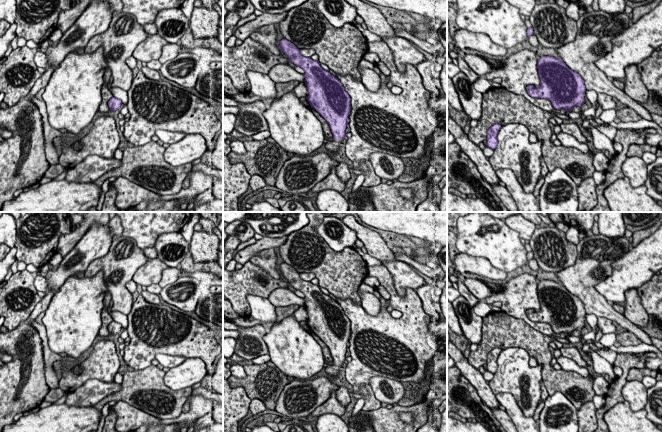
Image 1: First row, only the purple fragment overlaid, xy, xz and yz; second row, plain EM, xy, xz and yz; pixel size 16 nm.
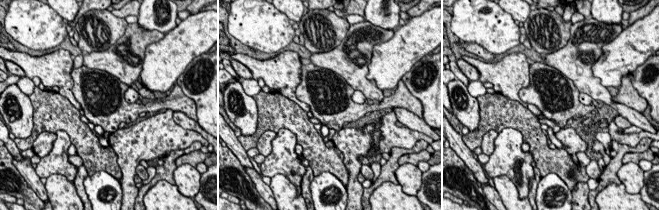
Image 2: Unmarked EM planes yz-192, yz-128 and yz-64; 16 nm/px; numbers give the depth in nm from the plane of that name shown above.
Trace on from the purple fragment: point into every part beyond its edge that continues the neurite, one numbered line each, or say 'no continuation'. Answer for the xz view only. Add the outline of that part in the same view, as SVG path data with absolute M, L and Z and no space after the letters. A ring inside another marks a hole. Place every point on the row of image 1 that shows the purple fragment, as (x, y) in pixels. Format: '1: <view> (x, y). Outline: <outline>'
1: xz (333, 146). Outline: M334 140L334 141L330 141L328 142L325 147L328 149L328 151L330 151L333 154L336 154L339 150L339 146L342 142L339 140Z

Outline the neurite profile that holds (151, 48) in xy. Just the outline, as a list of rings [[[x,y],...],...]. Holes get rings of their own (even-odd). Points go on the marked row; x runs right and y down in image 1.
[[[159,34],[148,35],[148,37],[137,46],[132,56],[146,63],[151,60],[158,60],[162,54],[163,46],[166,44],[168,44],[168,42]]]

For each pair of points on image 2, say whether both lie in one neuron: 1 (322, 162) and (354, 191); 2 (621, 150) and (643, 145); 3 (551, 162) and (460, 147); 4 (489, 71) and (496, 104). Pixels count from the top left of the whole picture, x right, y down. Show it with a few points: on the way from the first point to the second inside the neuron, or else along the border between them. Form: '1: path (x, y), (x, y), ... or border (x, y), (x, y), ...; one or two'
1: border (342, 161), (348, 174), (346, 187); two
2: path (626, 149), (638, 149); one
3: border (461, 135), (462, 141), (472, 151); two
4: border (495, 91), (517, 101); two

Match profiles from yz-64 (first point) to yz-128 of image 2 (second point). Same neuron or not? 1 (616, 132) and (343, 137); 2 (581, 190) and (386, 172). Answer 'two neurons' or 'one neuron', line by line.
1: one neuron
2: two neurons

